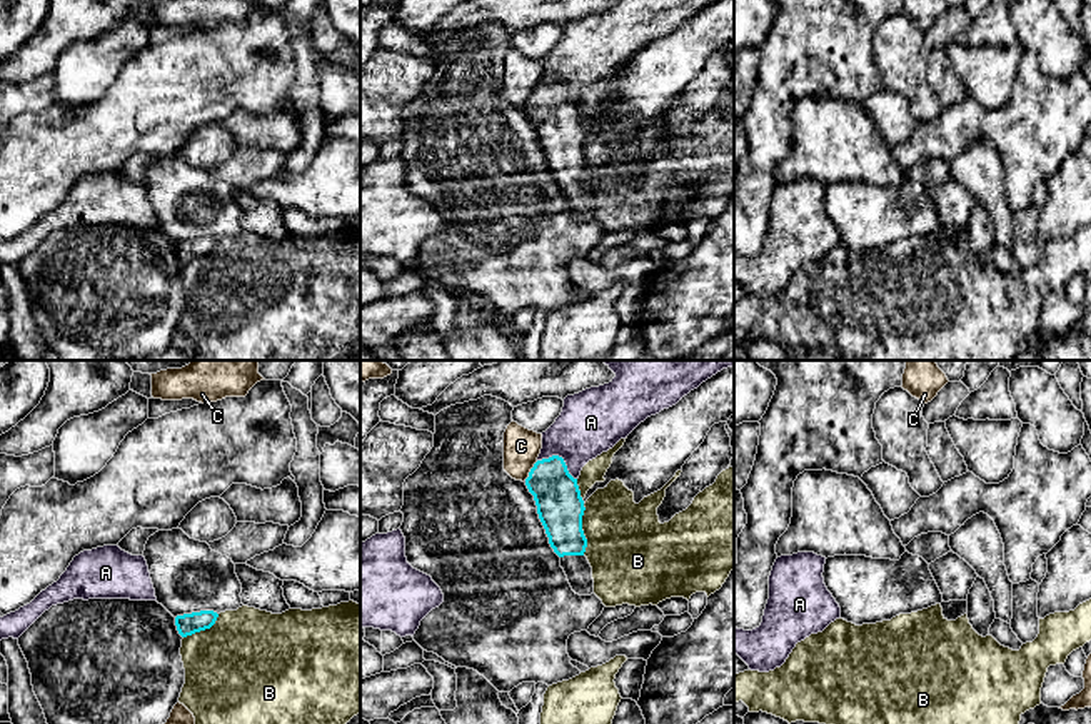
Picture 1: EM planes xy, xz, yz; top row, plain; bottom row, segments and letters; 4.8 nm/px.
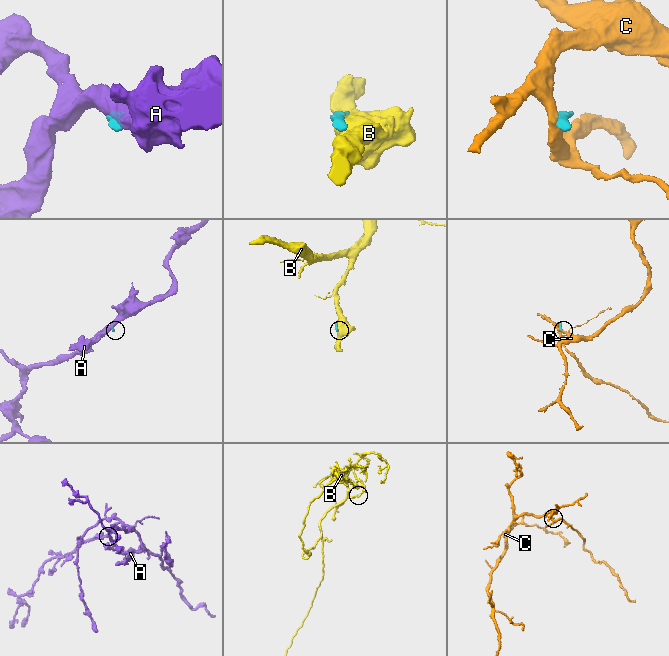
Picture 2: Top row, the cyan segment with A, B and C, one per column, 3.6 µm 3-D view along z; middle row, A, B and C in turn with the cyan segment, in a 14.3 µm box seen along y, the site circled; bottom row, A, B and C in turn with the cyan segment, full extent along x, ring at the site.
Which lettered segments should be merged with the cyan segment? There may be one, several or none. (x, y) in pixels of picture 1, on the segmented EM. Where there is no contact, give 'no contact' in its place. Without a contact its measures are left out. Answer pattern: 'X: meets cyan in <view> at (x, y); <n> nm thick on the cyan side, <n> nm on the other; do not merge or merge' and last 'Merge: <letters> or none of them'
A: meets cyan in xz at (561, 457); 220 nm thick on the cyan side, 300 nm on the other; do not merge
B: meets cyan in xz at (581, 529); 220 nm thick on the cyan side, 400 nm on the other; do not merge
C: meets cyan in xz at (531, 471); 220 nm thick on the cyan side, 180 nm on the other; do not merge
Merge: none of them

